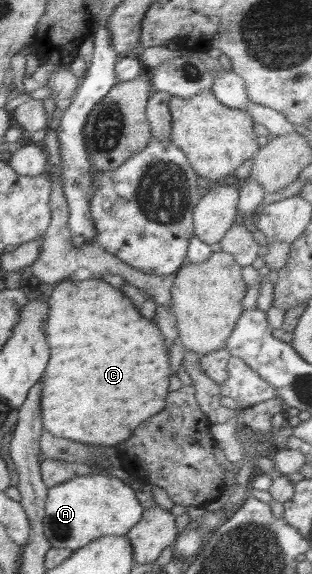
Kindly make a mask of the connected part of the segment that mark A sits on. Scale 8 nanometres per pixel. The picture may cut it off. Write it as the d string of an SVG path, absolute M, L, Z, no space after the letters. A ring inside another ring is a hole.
M91 473L75 476L66 482L48 487L43 518L43 534L52 548L69 548L75 551L102 535L126 536L128 530L140 520L144 509L136 497L135 490L118 477Z

